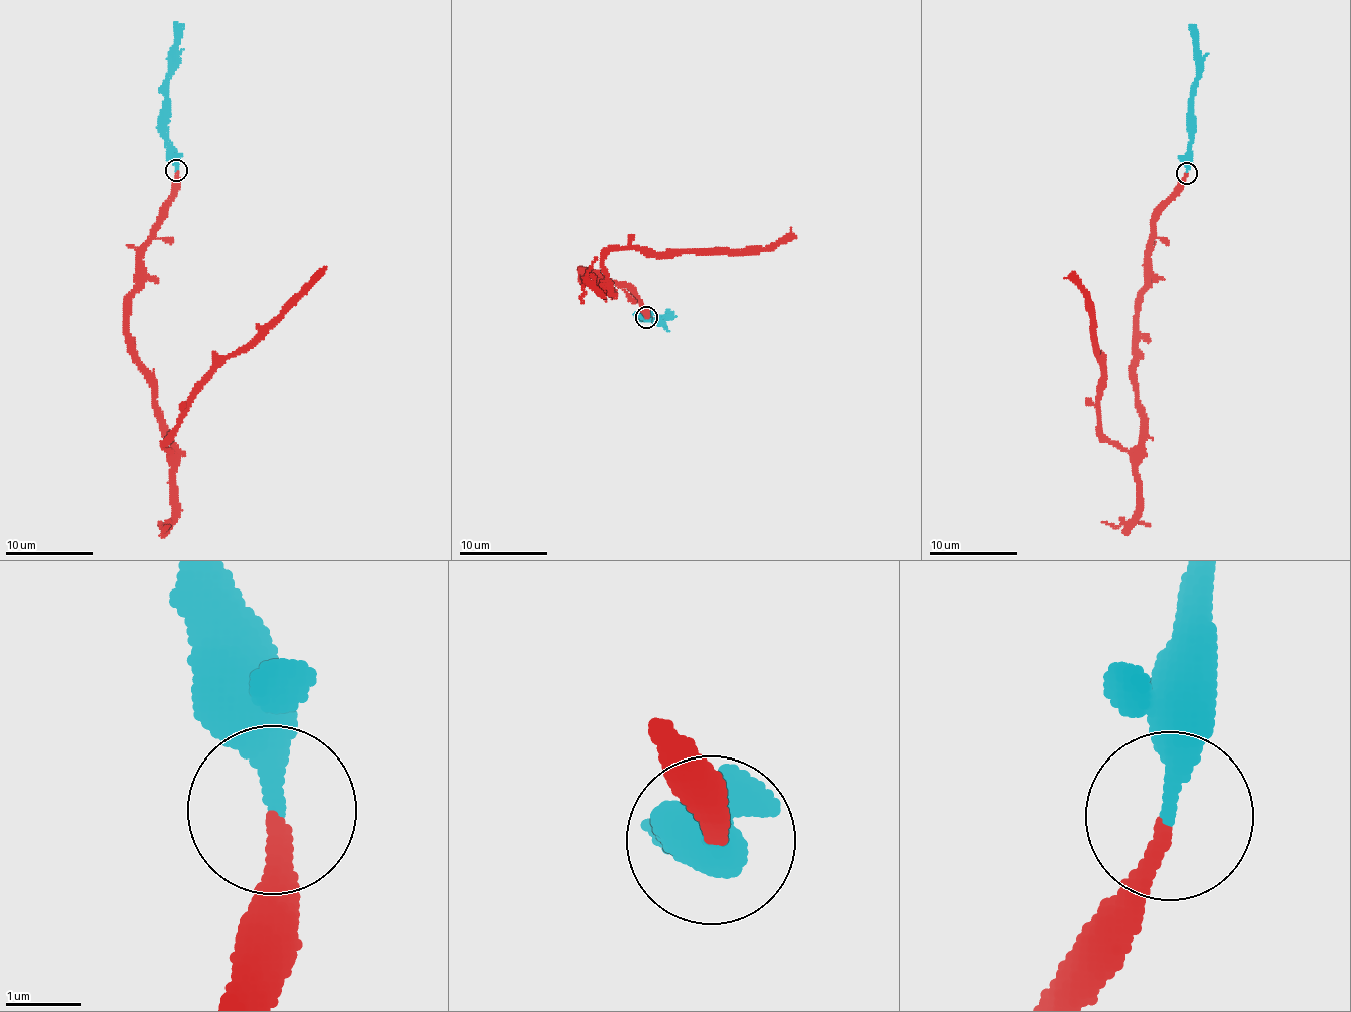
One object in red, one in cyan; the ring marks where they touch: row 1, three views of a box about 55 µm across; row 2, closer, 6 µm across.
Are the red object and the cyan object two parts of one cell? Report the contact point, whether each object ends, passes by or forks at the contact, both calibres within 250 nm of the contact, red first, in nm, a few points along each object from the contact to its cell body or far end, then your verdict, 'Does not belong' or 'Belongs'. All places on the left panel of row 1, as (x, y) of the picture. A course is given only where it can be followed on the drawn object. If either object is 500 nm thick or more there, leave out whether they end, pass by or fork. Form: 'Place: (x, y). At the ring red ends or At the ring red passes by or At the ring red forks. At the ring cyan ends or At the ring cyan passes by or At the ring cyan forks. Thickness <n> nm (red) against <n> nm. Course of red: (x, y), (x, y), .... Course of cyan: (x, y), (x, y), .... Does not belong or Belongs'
Place: (176, 170). At the ring red ends. At the ring cyan ends. Thickness 240 nm (red) against 320 nm. Course of red: (176, 171), (128, 316), (128, 347), (170, 453), (163, 443), (190, 393), (326, 266). Course of cyan: (176, 171), (176, 151), (168, 138), (166, 125), (171, 48), (176, 22). Belongs

